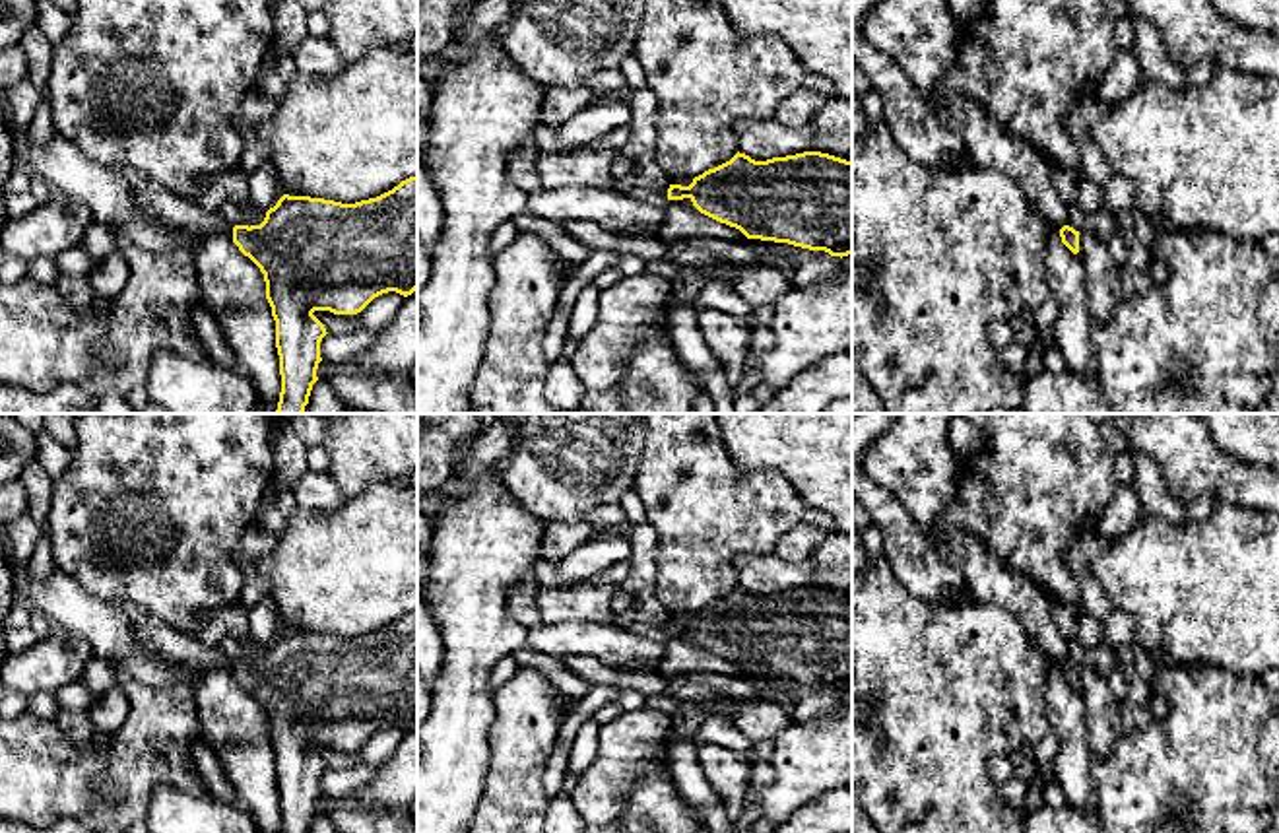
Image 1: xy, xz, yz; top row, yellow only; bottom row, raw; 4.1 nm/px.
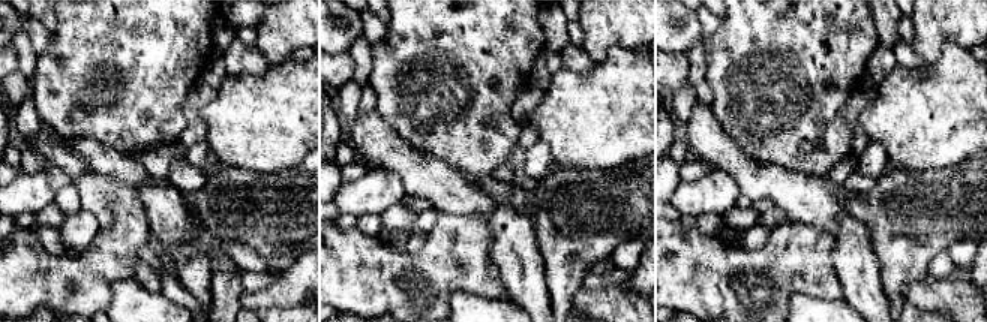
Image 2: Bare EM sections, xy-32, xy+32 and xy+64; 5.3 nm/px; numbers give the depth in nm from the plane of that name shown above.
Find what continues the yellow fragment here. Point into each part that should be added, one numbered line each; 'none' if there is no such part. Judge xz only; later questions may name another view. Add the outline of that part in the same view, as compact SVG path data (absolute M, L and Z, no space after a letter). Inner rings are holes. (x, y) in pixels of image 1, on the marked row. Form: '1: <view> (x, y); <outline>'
1: xz (656, 197); M613 183L611 188L627 192L629 196L642 200L646 204L654 206L666 206L668 204L668 190L662 188L644 188L644 186L623 186L619 183Z

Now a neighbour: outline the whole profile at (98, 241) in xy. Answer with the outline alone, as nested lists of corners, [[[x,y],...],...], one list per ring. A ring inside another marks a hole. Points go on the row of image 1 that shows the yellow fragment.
[[[95,221],[83,231],[80,245],[97,260],[116,250],[113,235]]]

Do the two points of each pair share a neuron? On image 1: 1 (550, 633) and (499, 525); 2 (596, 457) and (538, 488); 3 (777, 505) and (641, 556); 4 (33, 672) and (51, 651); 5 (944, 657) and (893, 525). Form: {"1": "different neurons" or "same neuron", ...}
{"1": "different neurons", "2": "same neuron", "3": "different neurons", "4": "same neuron", "5": "different neurons"}

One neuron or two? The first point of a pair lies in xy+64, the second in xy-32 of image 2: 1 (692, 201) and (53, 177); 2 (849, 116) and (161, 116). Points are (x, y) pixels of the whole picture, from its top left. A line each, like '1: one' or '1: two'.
1: one
2: two

